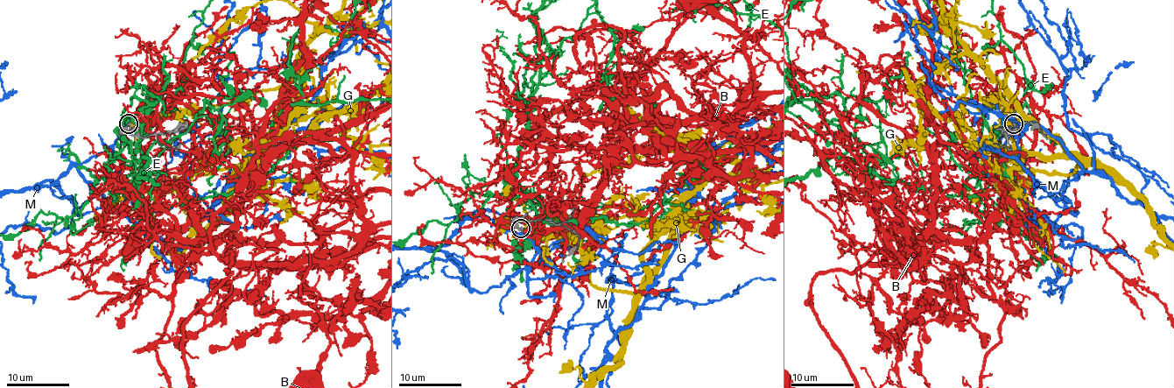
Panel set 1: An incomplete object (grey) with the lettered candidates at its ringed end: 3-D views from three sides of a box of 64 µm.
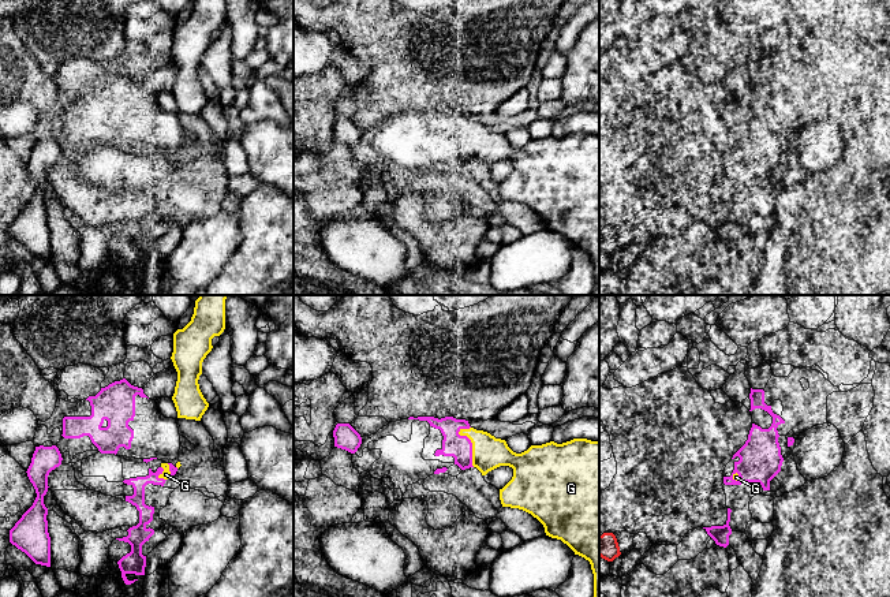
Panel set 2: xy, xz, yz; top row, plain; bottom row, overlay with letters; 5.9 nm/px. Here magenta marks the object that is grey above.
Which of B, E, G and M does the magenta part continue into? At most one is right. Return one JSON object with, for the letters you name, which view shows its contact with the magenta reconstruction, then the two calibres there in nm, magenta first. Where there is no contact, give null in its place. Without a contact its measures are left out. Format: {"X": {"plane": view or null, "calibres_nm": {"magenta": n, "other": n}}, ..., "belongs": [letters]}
{"belongs": []}

